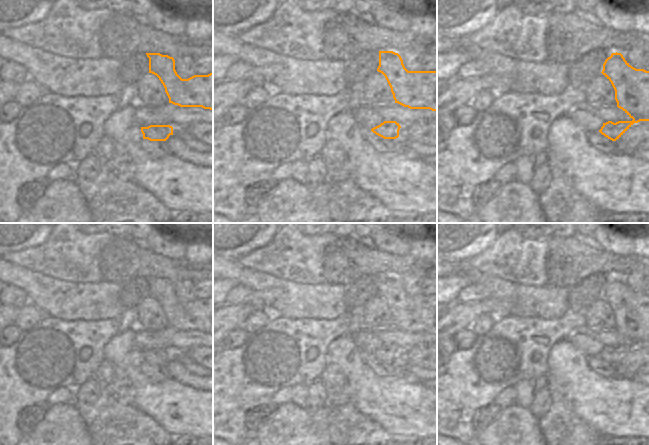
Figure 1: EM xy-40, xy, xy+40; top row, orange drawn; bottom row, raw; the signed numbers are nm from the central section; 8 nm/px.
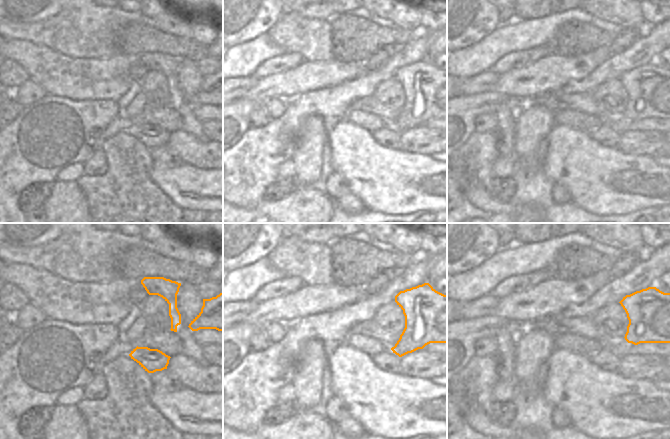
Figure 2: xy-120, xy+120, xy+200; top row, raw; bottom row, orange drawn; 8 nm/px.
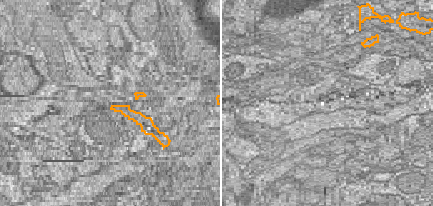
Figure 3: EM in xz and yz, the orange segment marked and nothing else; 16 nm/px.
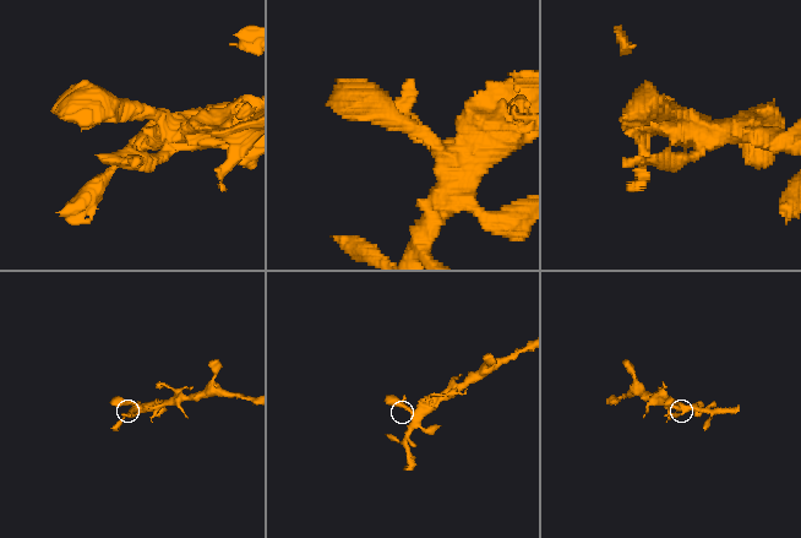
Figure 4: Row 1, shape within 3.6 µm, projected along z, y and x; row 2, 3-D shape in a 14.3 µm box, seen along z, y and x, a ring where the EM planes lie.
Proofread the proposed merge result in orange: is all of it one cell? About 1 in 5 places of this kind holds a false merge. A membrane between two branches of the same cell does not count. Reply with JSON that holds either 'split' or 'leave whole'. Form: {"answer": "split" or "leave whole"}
{"answer": "leave whole"}

